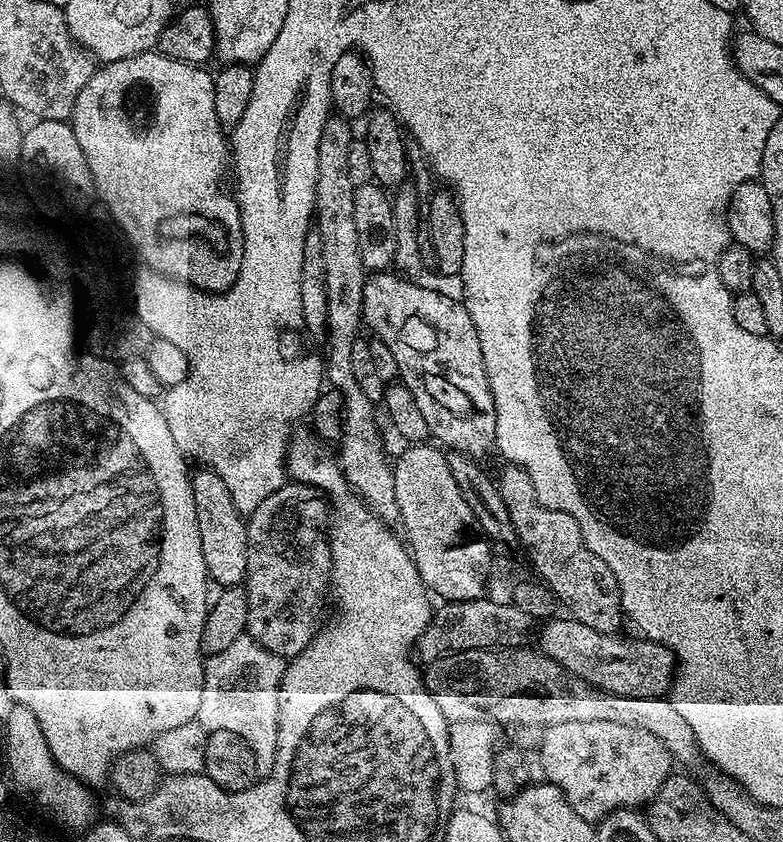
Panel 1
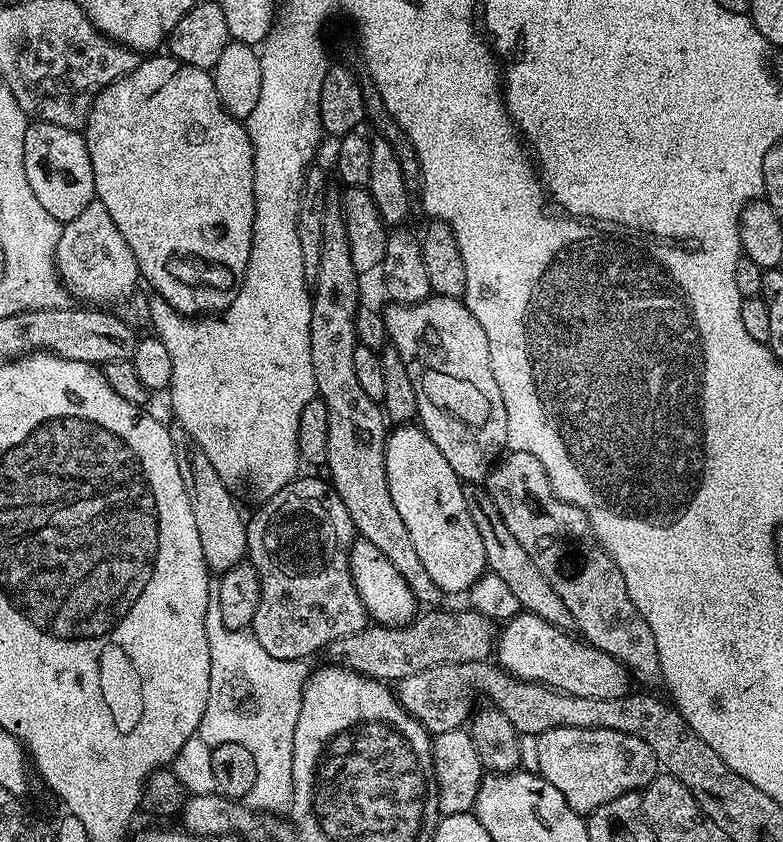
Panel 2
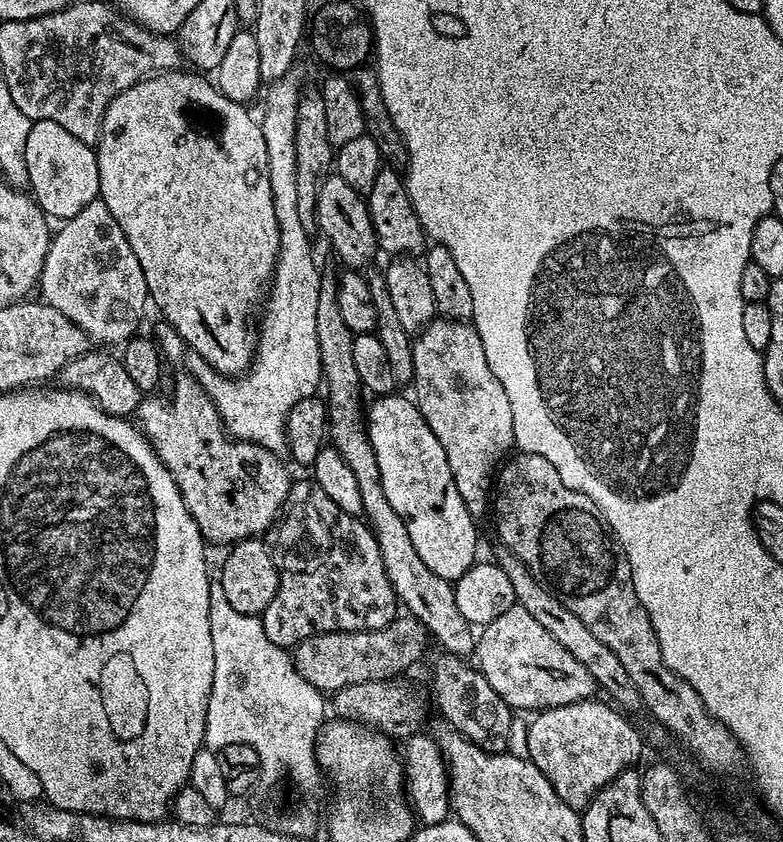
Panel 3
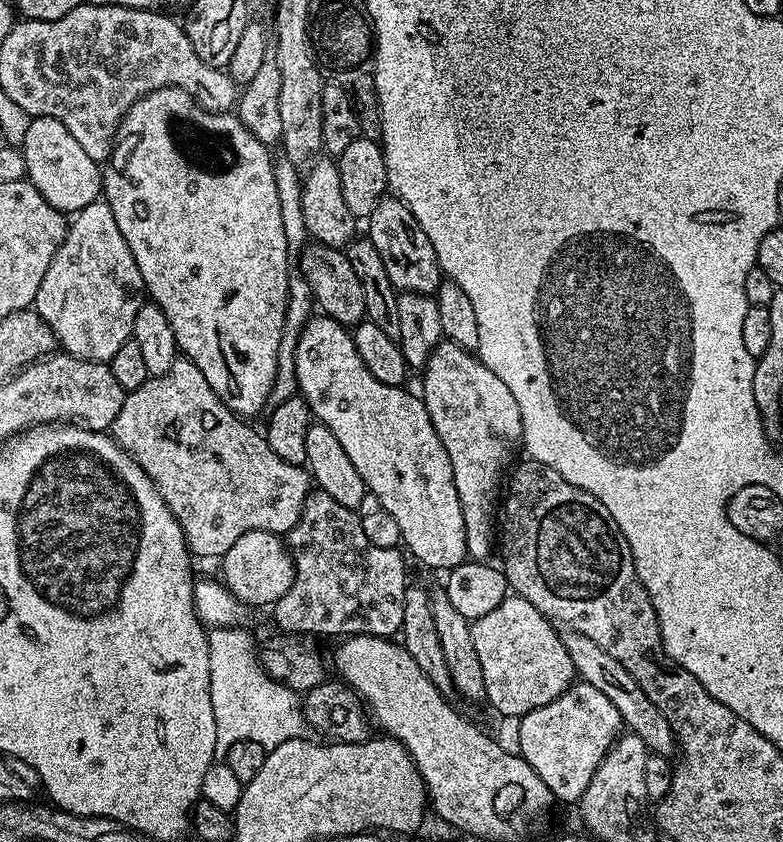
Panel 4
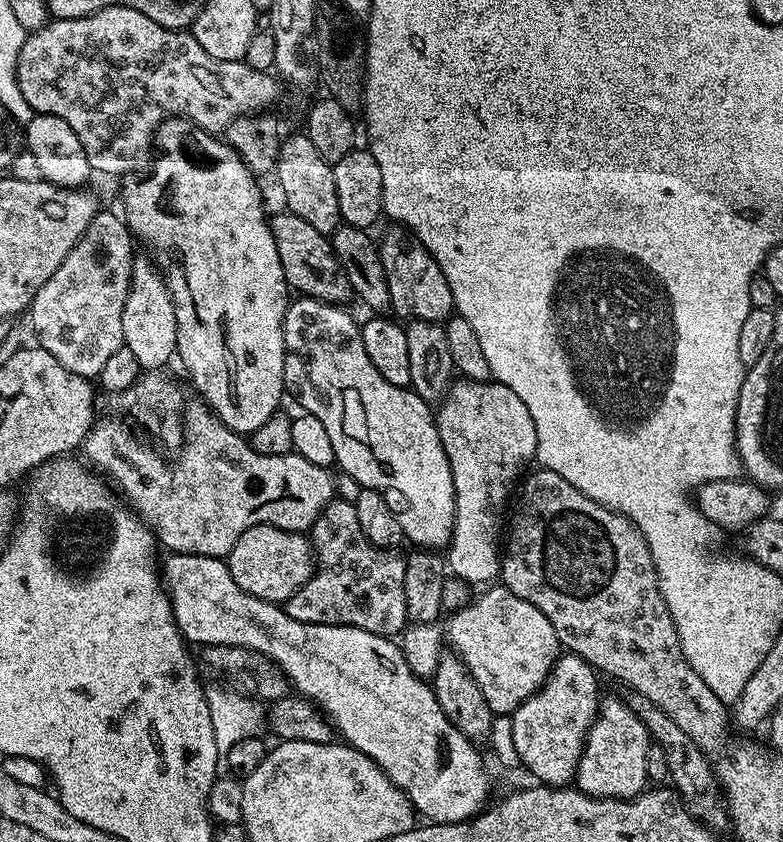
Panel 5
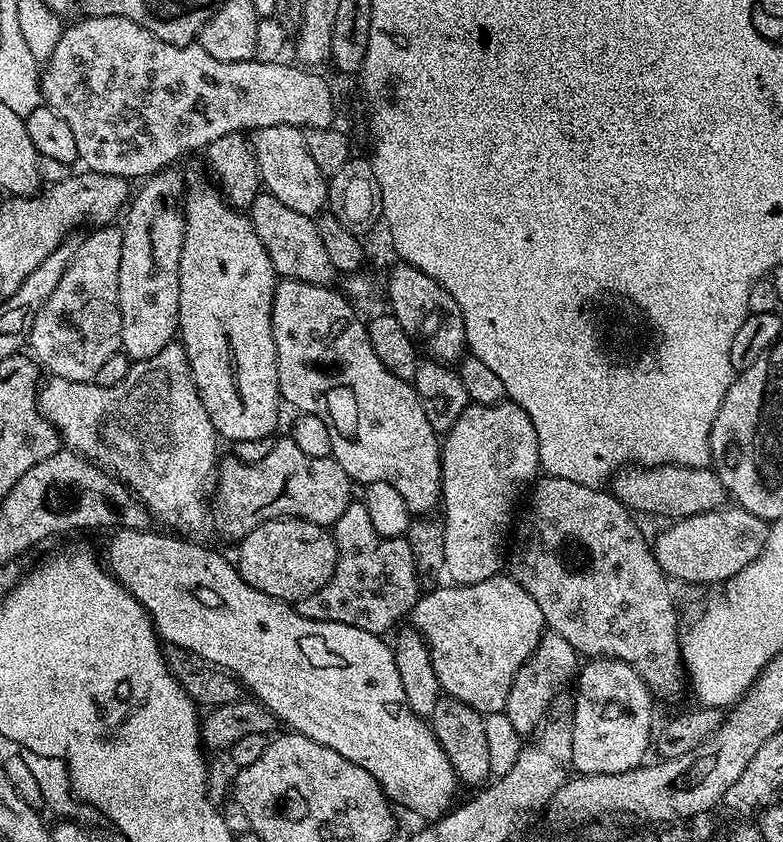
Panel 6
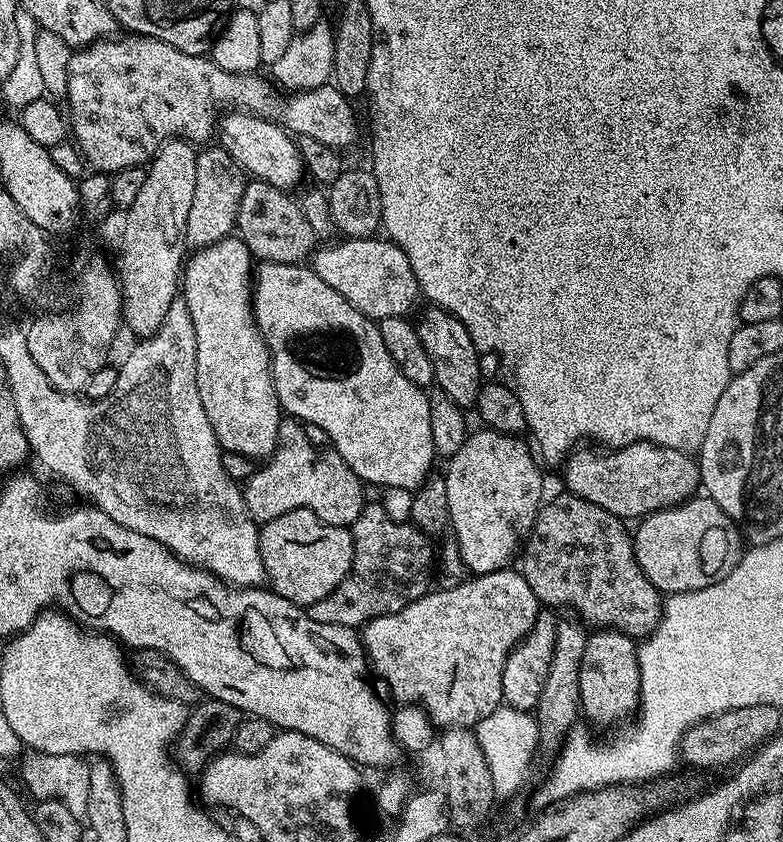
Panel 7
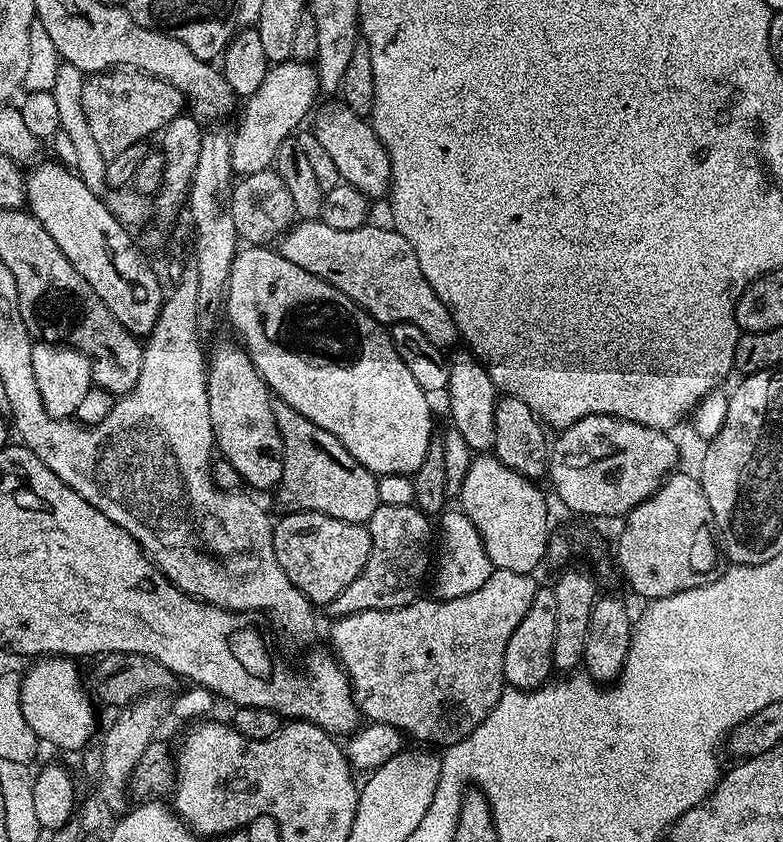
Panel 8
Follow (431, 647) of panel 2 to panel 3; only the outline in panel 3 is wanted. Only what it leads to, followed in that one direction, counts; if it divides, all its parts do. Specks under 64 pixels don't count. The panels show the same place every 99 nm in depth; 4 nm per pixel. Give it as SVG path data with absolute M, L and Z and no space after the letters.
M404 614L385 628L369 632L320 632L291 649L298 674L323 694L331 694L348 684L391 680L412 668L424 656L430 635L414 617Z

